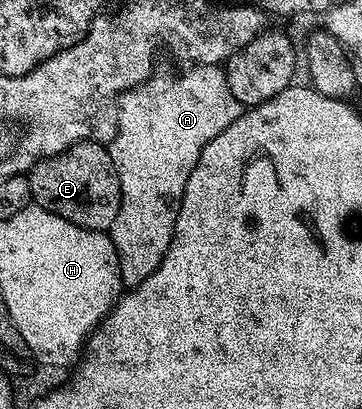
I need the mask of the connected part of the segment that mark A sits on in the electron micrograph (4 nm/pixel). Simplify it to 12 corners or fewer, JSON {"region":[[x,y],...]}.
{"region":[[225,69],[125,92],[110,235],[137,288],[170,246],[190,170],[240,116]]}

